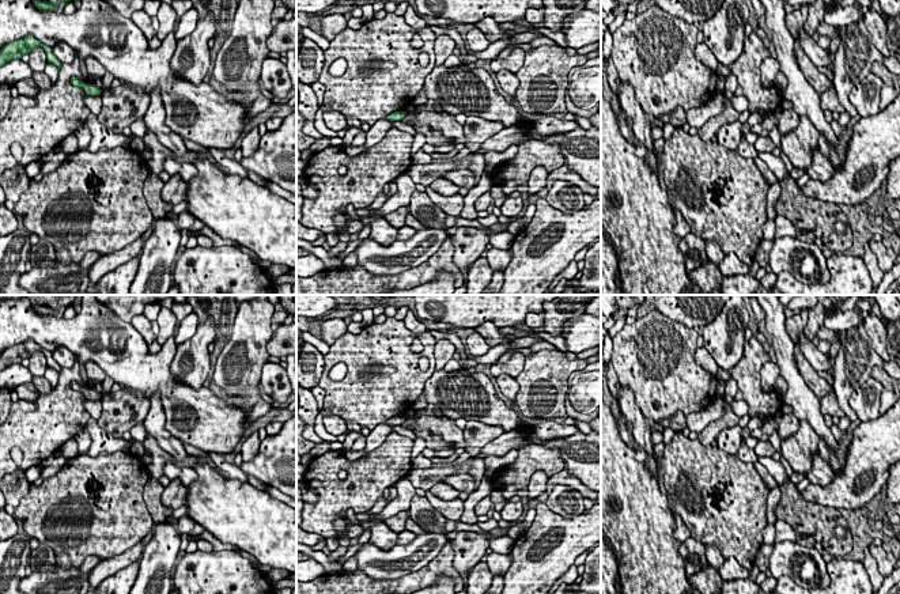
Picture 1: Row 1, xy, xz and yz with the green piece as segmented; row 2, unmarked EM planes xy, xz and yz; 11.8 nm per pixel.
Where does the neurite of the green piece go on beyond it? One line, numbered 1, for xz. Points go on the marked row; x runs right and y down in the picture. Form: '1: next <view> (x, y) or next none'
1: next none

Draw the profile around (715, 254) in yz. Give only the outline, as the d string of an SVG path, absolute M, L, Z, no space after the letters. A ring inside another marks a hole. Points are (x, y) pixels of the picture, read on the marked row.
M704 241L704 243L706 243L706 253L708 258L716 265L719 265L725 257L725 253L721 250L718 243L714 241Z

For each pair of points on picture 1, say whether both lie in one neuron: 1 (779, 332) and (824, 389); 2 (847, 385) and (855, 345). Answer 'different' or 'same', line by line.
1: different
2: same

